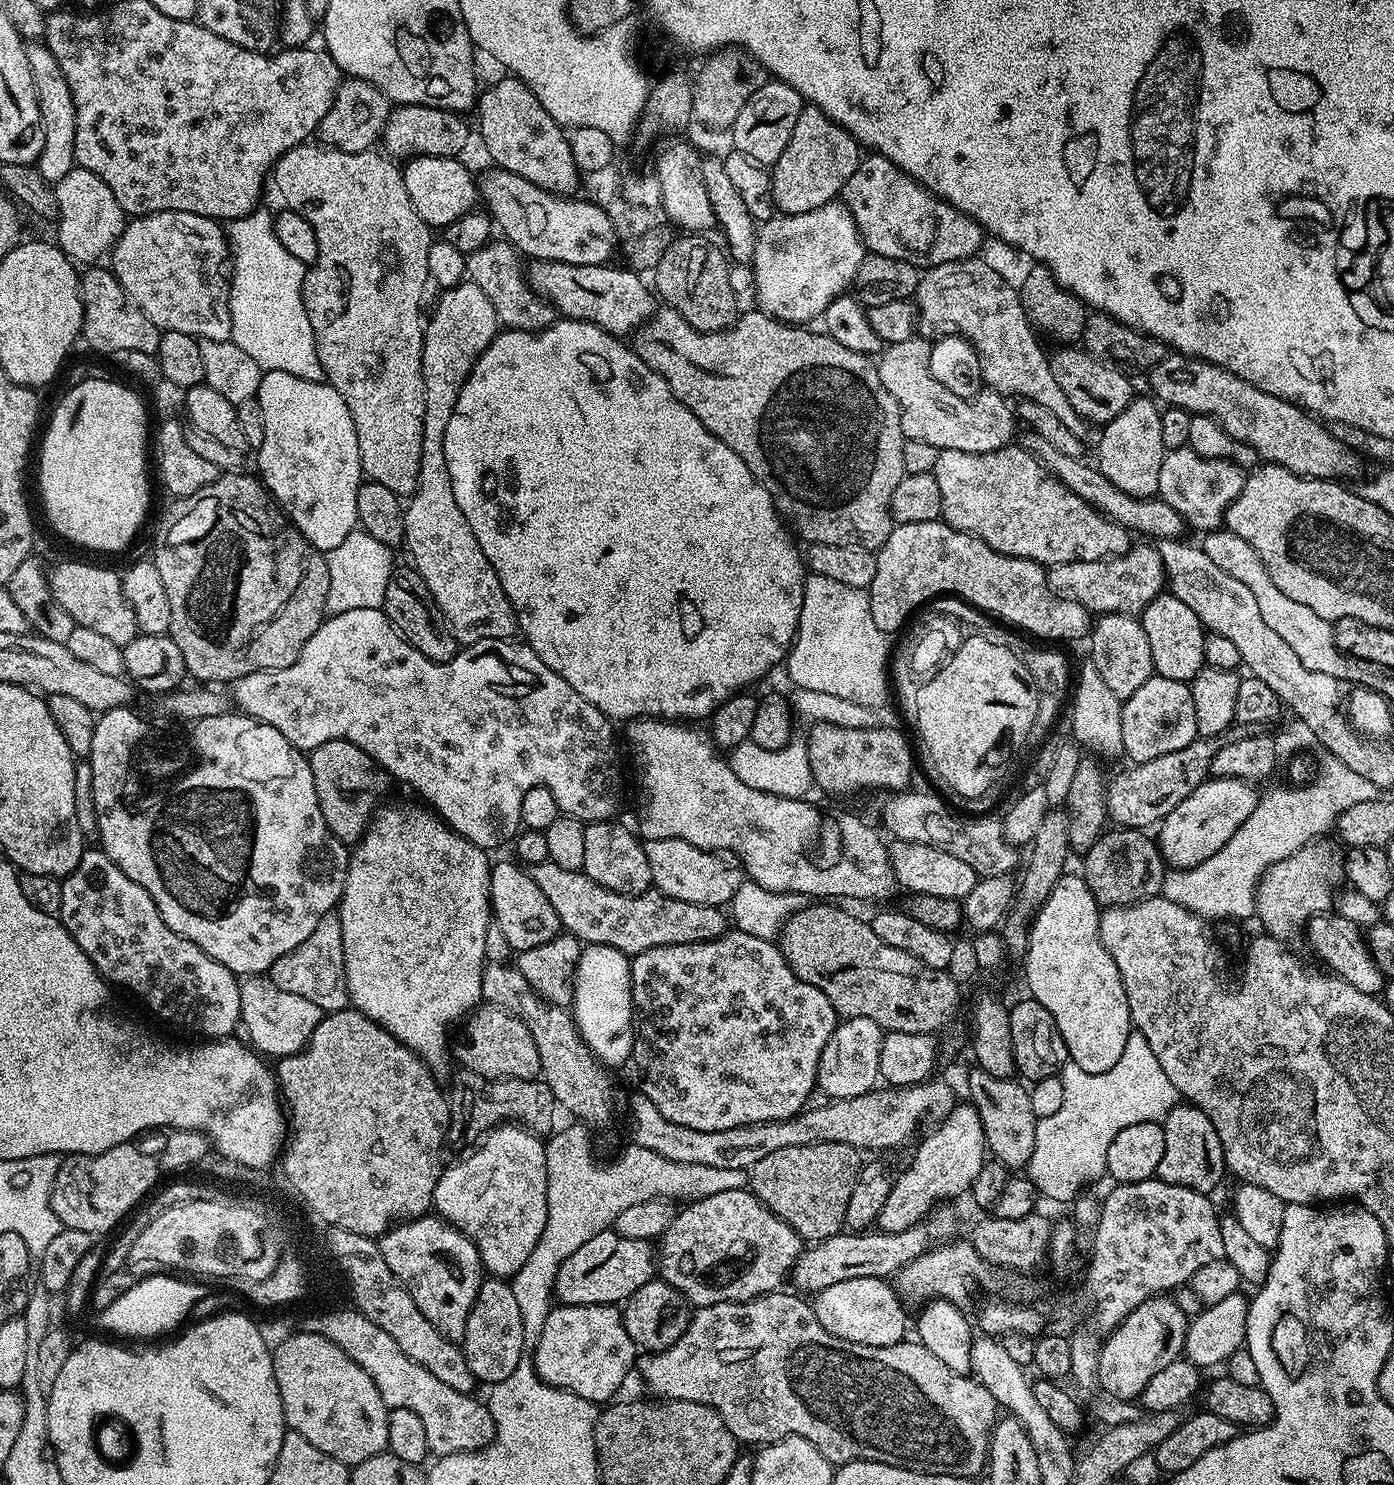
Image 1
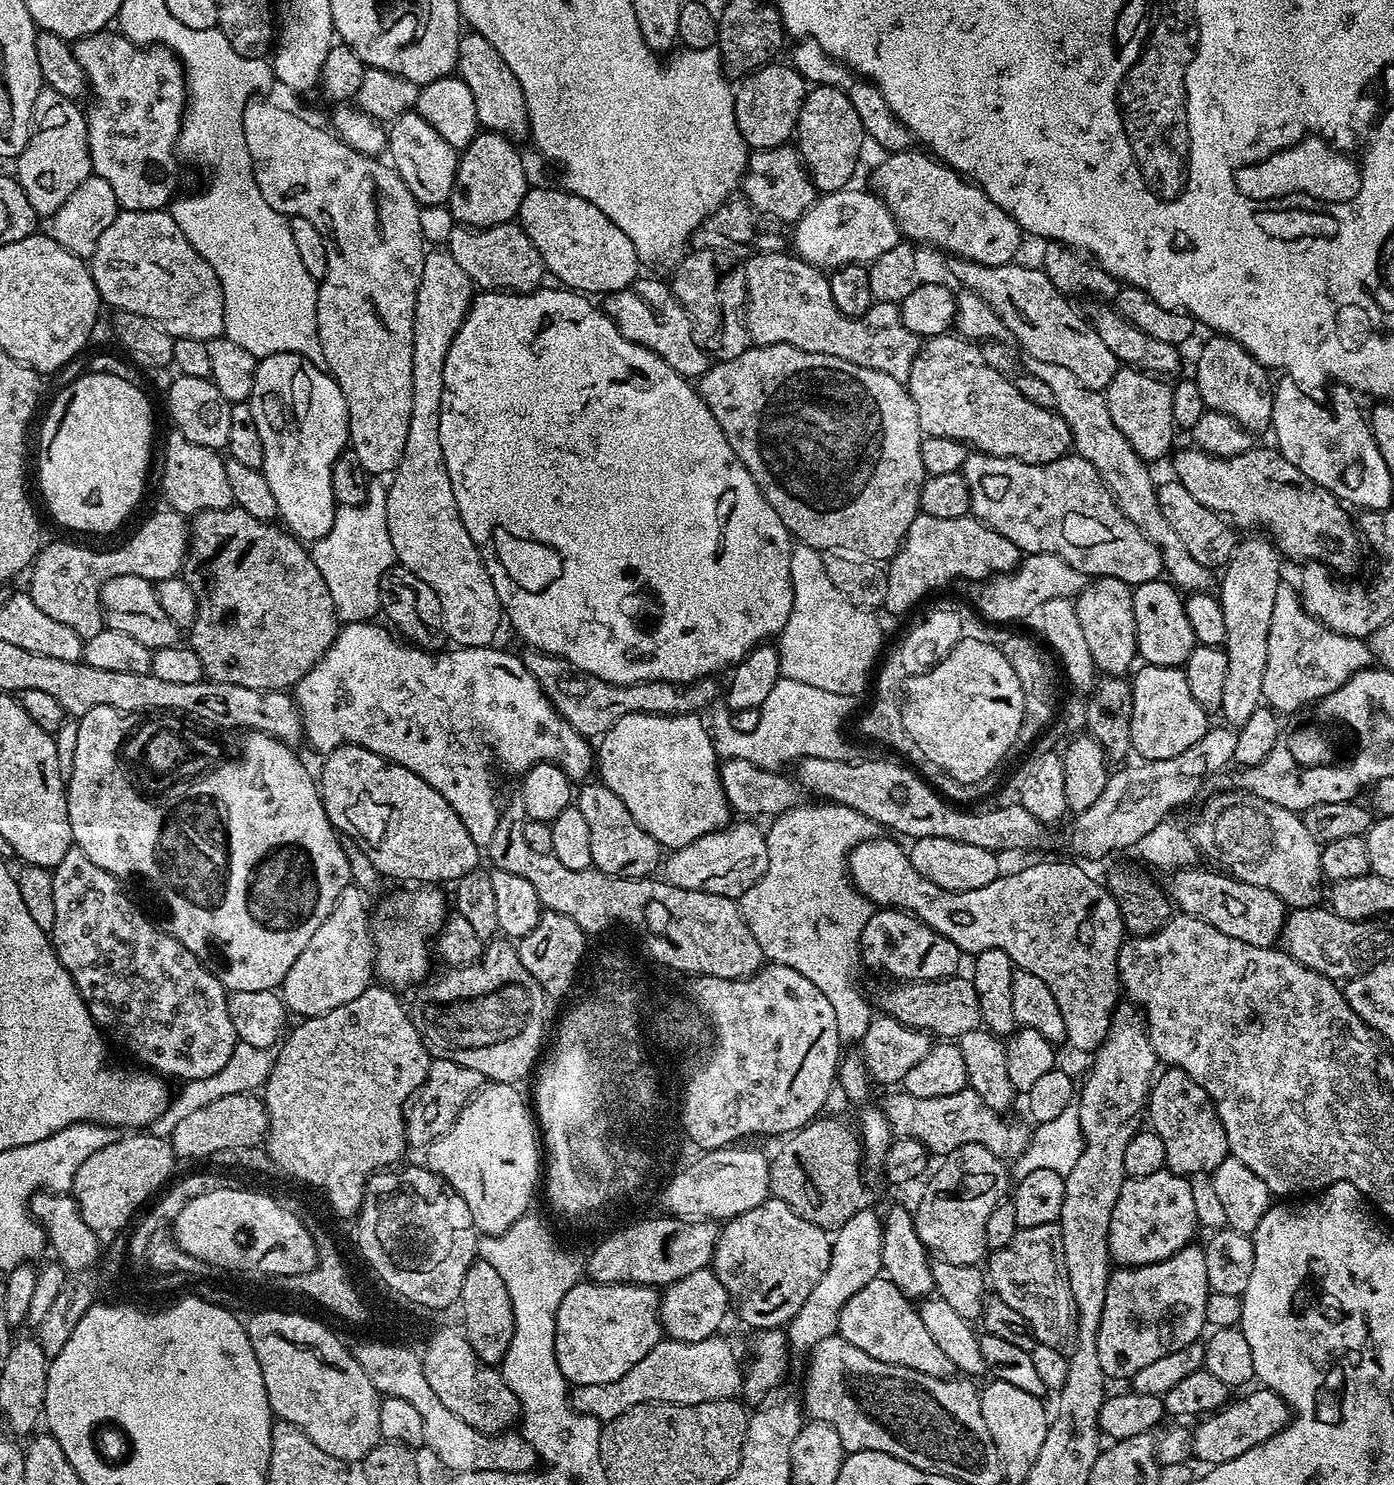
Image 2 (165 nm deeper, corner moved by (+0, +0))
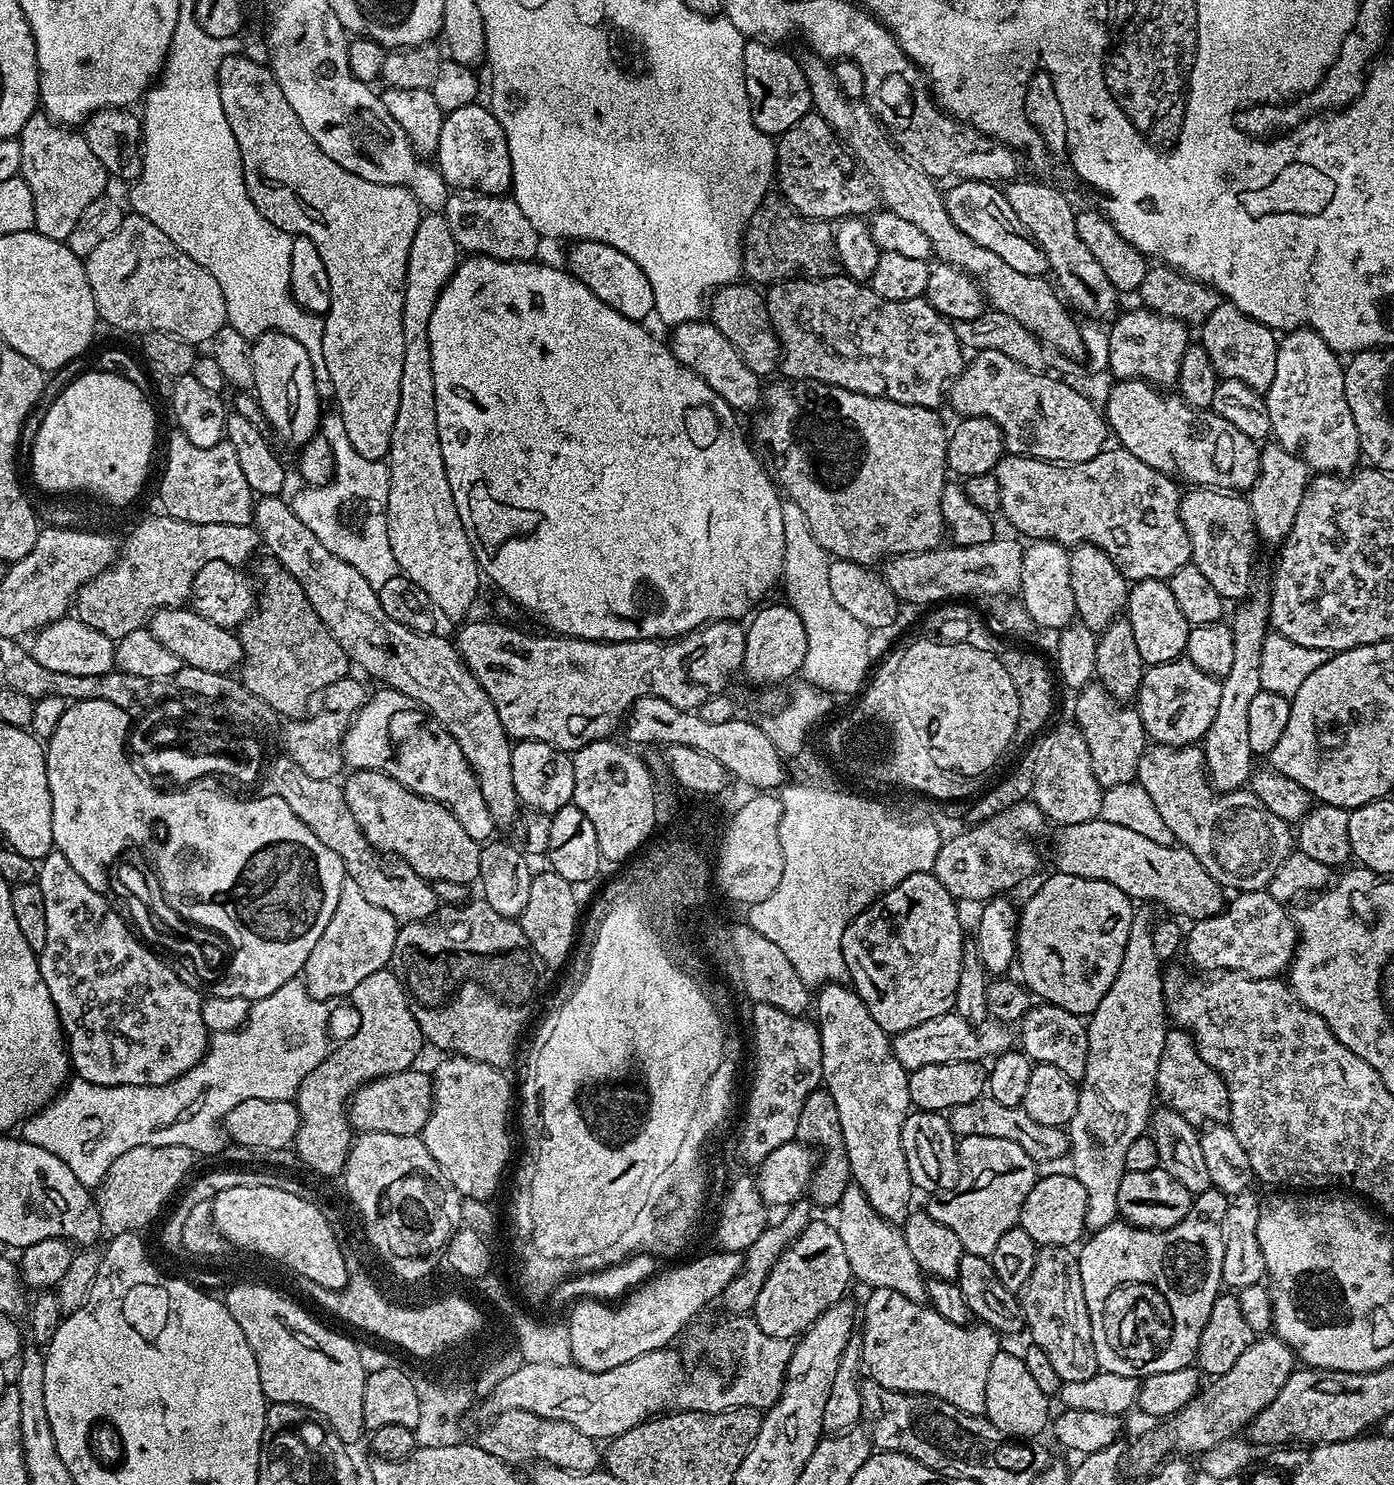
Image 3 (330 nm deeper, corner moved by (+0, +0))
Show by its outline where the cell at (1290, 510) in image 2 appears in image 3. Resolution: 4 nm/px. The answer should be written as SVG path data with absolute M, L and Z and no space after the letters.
M1116 380L1112 385L1108 392L1108 405L1103 405L1102 411L1115 443L1134 454L1134 458L1181 481L1189 480L1187 483L1192 486L1221 490L1250 490L1254 486L1260 473L1260 448L1257 441L1242 434L1242 430L1236 429L1214 411L1190 407L1179 395L1164 397L1157 385L1145 380Z

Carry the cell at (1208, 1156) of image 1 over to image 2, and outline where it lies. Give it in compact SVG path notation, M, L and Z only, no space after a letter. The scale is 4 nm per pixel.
M1165 1067L1155 1077L1148 1094L1146 1116L1152 1119L1151 1131L1156 1132L1158 1138L1162 1138L1162 1146L1166 1146L1164 1167L1169 1172L1189 1178L1210 1174L1222 1166L1230 1154L1226 1130L1222 1130L1222 1122L1210 1094L1206 1094L1206 1090L1202 1090L1202 1086L1198 1086L1198 1082L1180 1068Z

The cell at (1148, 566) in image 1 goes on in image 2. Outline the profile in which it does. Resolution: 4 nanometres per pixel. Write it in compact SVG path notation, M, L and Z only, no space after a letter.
M1034 552L1021 559L1016 571L981 583L980 593L976 596L976 608L985 621L1004 626L1007 625L1004 624L1007 620L1023 621L1030 614L1030 610L1042 606L1042 602L1050 602L1050 598L1079 596L1085 583L1086 577L1078 570L1074 570L1070 562L1049 552Z

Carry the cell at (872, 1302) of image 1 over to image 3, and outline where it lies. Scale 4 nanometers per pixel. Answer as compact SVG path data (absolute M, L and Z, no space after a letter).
M873 1288L867 1294L869 1296L868 1301L866 1301L864 1304L864 1320L862 1316L862 1323L859 1325L858 1328L858 1339L860 1342L860 1359L862 1361L863 1367L866 1369L867 1375L874 1382L878 1382L878 1386L886 1386L886 1390L898 1390L899 1392L917 1392L917 1394L920 1396L937 1396L938 1398L942 1398L946 1402L950 1402L954 1406L958 1406L958 1410L962 1410L966 1414L970 1414L971 1416L984 1416L984 1411L986 1410L986 1377L990 1375L990 1362L994 1362L994 1358L1002 1350L1002 1344L1000 1344L1000 1340L1002 1340L1001 1333L995 1332L992 1328L989 1328L988 1325L981 1324L979 1322L973 1323L971 1326L955 1324L954 1322L946 1322L946 1318L942 1318L942 1314L938 1314L935 1308L929 1306L927 1303L924 1302L920 1303L918 1301L911 1301L910 1298L904 1297L902 1294L898 1293L895 1290L886 1290L885 1288Z

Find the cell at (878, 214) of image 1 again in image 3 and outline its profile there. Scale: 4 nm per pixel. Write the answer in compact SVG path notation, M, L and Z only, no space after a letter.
M960 180L952 189L944 192L946 210L950 210L950 218L966 238L974 238L978 246L986 246L986 250L994 250L1006 266L1018 270L1018 274L1044 276L1048 272L1046 254L1036 245L1036 241L1028 235L1023 222L1014 214L1008 199L995 183L987 180Z

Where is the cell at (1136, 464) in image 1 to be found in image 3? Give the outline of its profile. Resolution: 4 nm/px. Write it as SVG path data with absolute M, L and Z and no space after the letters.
M1142 306L1117 315L1109 327L1107 358L1109 373L1116 380L1145 380L1157 386L1175 385L1182 357L1190 343L1189 327L1181 320L1166 318Z

